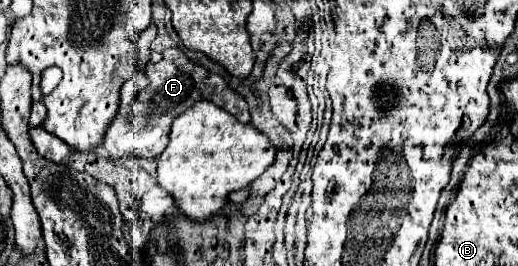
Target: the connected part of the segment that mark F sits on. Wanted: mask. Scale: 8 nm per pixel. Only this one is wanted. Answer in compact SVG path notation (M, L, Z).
M168 48L162 52L162 60L152 64L146 64L146 78L148 86L136 94L132 100L132 114L128 118L128 112L124 108L124 90L120 100L120 110L110 122L108 130L104 132L104 140L100 148L112 158L124 158L124 156L142 156L142 158L156 158L168 144L168 134L172 120L182 114L188 106L194 104L194 98L210 98L216 106L224 108L224 98L242 98L238 92L230 90L226 80L218 74L210 74L206 68L194 64L180 48Z

